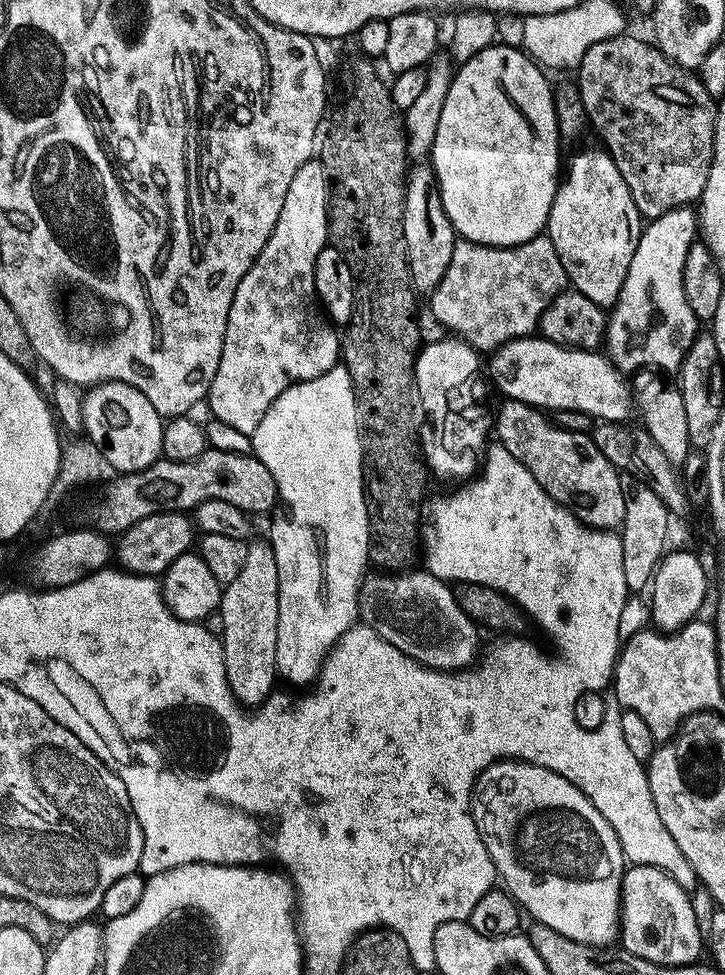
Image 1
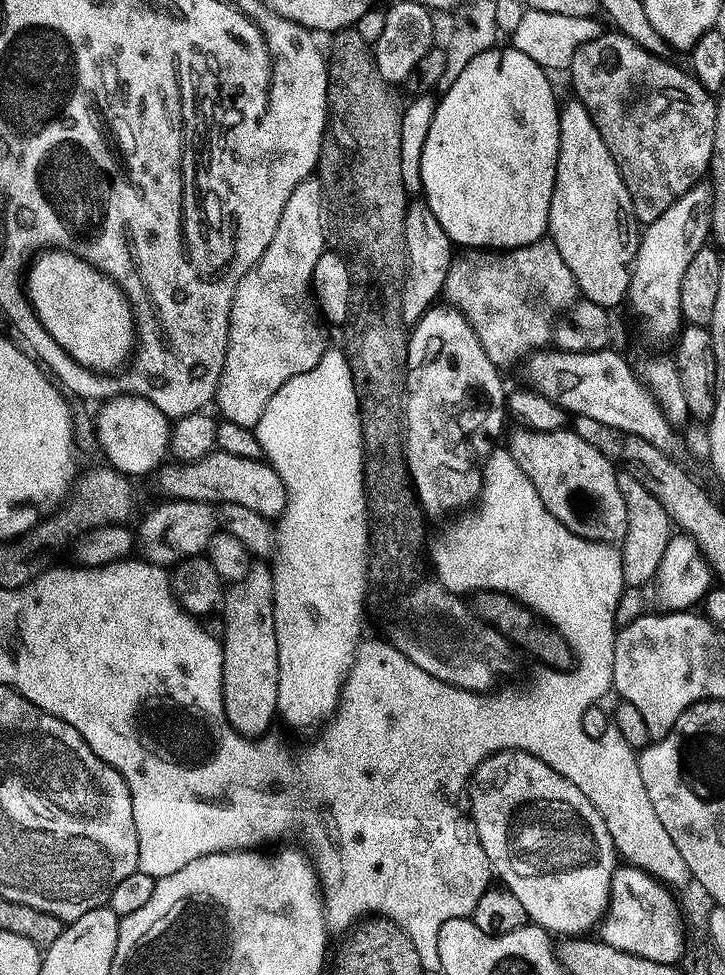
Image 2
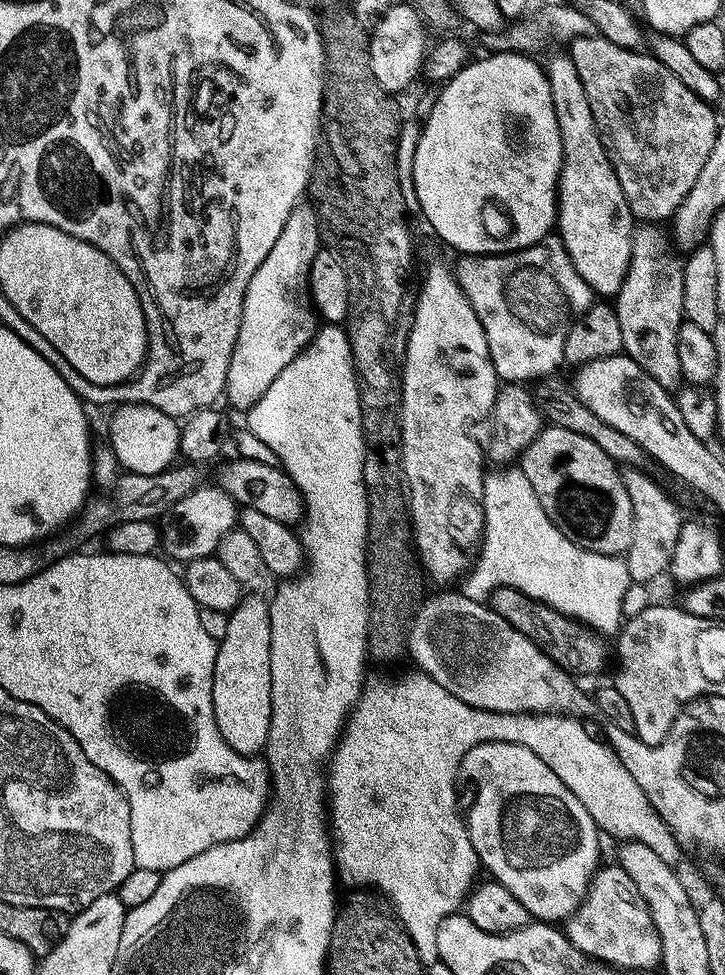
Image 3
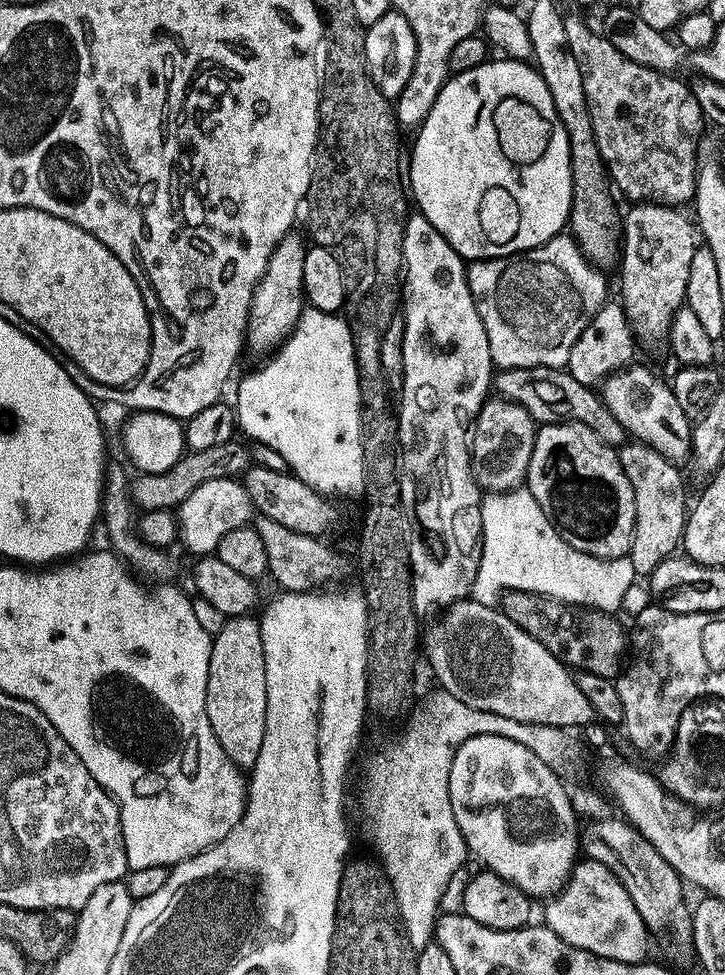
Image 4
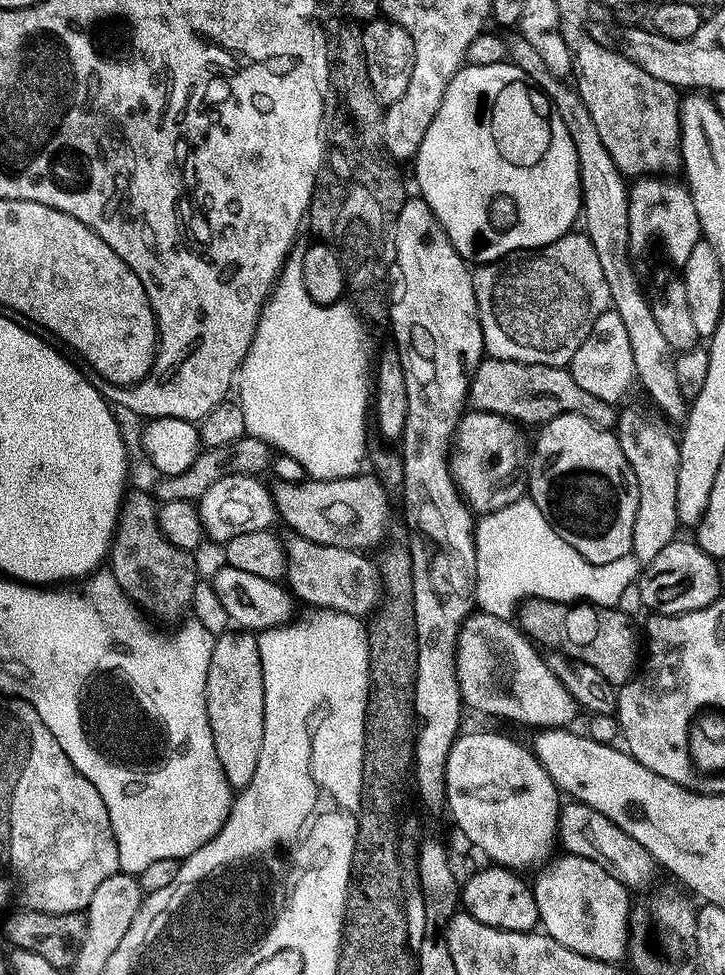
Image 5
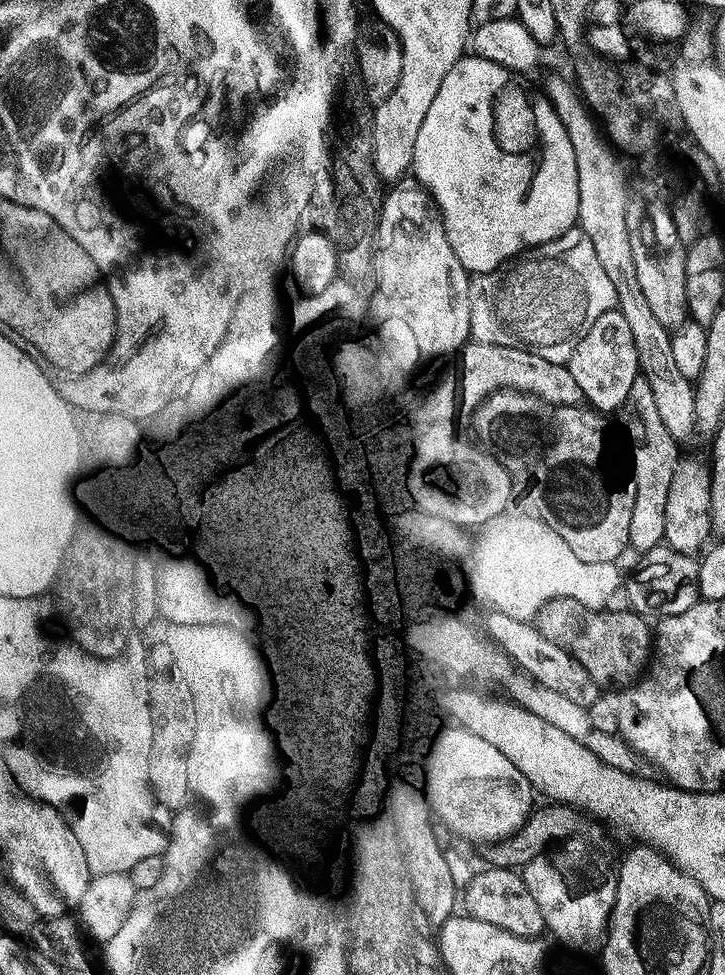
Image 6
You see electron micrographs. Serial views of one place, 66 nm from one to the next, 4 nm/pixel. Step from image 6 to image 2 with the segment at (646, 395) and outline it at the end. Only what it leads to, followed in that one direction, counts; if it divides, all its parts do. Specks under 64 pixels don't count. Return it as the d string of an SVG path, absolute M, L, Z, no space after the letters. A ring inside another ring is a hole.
M617 471L616 477L618 478L618 490L622 490L622 502L626 502L626 534L619 545L622 574L624 575L625 585L629 589L640 588L643 584L651 585L655 581L656 571L662 562L662 554L666 554L666 546L672 541L674 525L671 518L666 514L662 502L658 502L658 498L654 498L654 494L650 494L650 490L646 490L646 486L642 486L642 482L638 482L638 478L622 471Z

